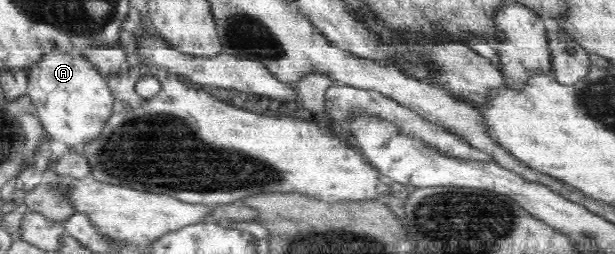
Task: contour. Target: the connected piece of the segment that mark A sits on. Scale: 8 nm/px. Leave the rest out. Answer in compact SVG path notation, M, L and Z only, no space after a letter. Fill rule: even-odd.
M50 50L44 52L32 65L27 66L26 71L28 73L27 94L35 105L42 127L52 140L65 143L68 148L77 151L81 145L88 144L89 140L94 140L100 135L105 121L113 113L115 99L107 82L108 75L100 72L91 60L80 52Z

